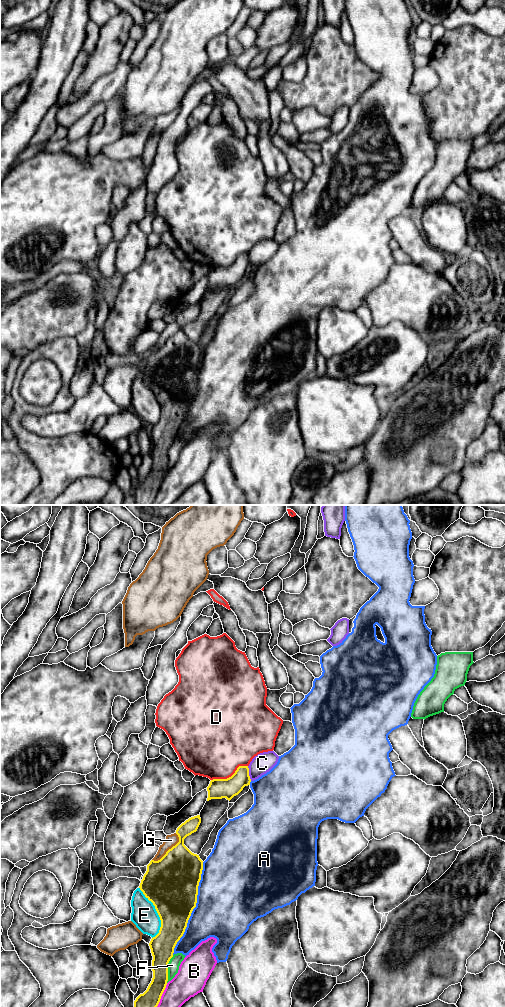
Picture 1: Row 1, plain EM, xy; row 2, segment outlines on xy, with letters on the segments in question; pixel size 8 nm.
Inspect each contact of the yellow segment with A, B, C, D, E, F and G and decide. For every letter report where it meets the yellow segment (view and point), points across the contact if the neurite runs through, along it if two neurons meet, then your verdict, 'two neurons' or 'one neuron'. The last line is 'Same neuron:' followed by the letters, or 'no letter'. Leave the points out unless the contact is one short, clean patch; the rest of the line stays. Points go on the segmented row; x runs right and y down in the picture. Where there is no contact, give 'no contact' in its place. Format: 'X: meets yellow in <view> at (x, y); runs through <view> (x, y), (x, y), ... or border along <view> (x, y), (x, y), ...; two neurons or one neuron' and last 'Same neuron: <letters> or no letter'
A: meets yellow in xy at (194, 907); two neurons
B: meets yellow in xy at (161, 995); two neurons
C: meets yellow in xy at (248, 773); border along xy (247, 766), (251, 780); two neurons
D: meets yellow in xy at (229, 777); two neurons
E: meets yellow in xy at (157, 912); two neurons
F: meets yellow in xy at (167, 969); two neurons
G: meets yellow in xy at (169, 849); two neurons
Same neuron: no letter

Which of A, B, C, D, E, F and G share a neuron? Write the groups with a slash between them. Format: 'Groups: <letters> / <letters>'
Groups: A / B / C / D / E / F / G

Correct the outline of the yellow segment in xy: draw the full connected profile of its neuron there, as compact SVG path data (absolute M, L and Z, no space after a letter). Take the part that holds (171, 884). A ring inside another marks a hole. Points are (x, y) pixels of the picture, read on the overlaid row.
M200 815L182 823L176 830L179 842L169 849L158 861L151 860L140 883L140 890L153 903L161 920L159 933L149 943L153 978L147 990L134 1001L134 1007L157 1007L168 981L168 963L173 957L174 948L183 936L188 920L196 907L198 886L203 870L203 861L185 845L184 839L196 832L201 823Z

